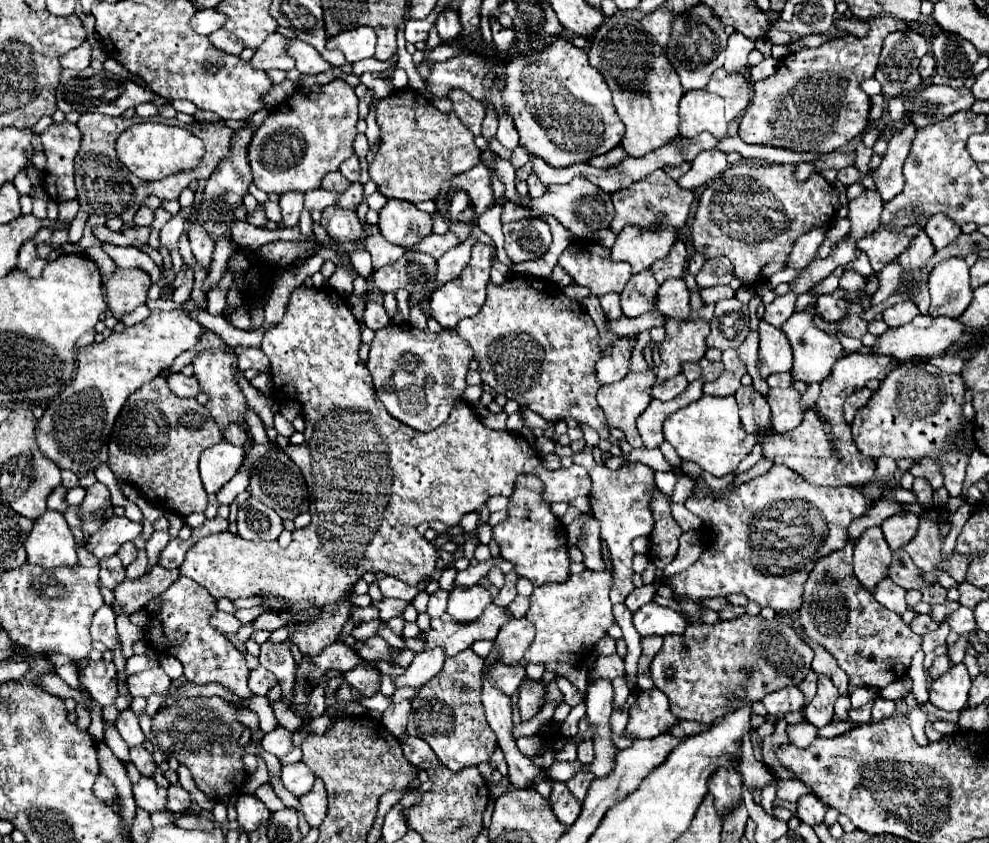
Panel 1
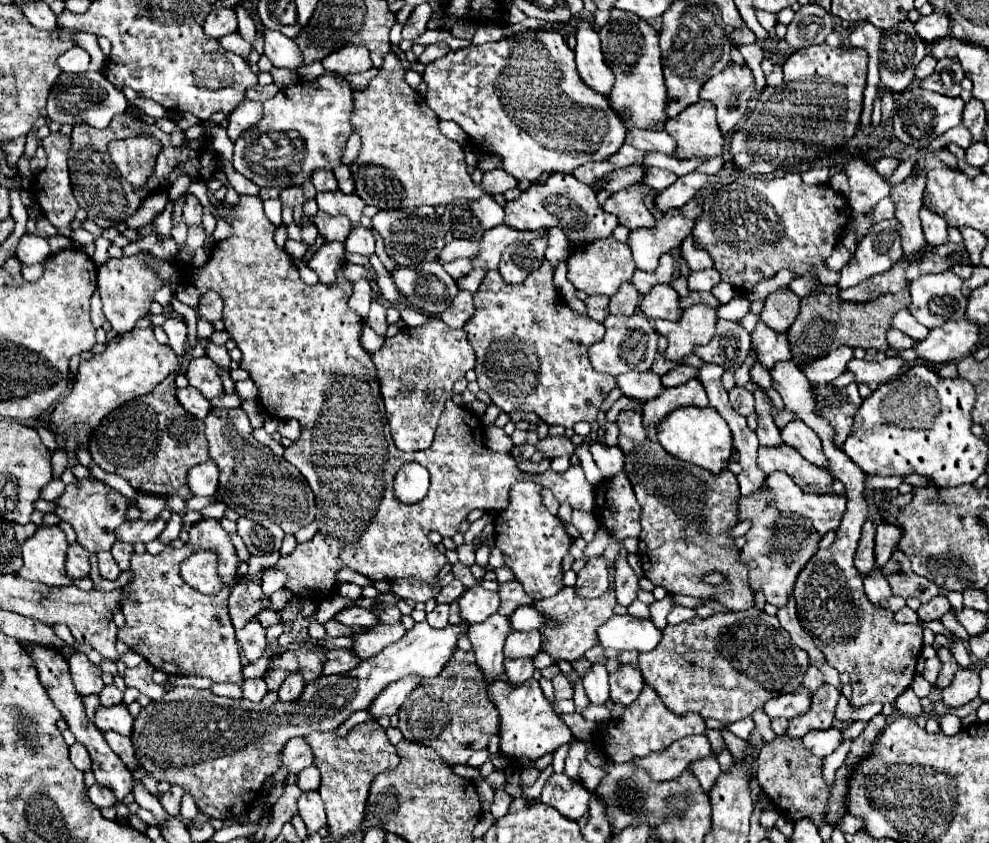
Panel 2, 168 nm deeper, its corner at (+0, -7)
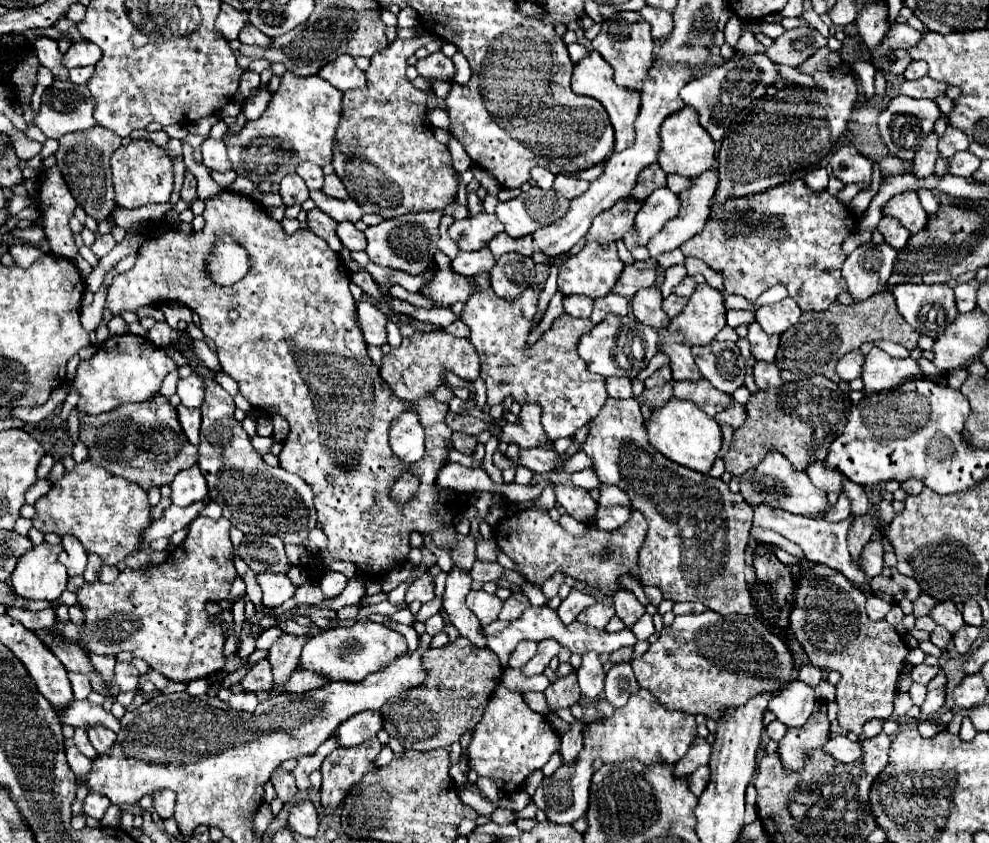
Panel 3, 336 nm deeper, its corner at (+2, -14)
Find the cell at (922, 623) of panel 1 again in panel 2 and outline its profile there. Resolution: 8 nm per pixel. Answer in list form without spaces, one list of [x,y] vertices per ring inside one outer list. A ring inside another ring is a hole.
[[[902,607],[900,611],[896,611],[896,613],[894,613],[894,619],[896,619],[898,623],[914,623],[914,625],[918,625],[918,615],[916,615],[916,611],[912,611],[910,607]]]

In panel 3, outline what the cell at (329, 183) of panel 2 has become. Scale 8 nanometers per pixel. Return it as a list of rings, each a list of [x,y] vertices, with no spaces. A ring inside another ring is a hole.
[[[304,162],[304,166],[300,166],[300,170],[296,170],[296,174],[300,174],[304,178],[304,182],[306,182],[306,186],[310,190],[322,190],[322,186],[324,186],[324,172],[322,172],[320,166]]]

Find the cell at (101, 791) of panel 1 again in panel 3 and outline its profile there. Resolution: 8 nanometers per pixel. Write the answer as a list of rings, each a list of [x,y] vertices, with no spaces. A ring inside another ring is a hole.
[[[90,792],[84,800],[84,812],[96,820],[100,820],[104,816],[108,806],[110,806],[108,798],[104,798],[104,794],[98,794],[98,792]]]

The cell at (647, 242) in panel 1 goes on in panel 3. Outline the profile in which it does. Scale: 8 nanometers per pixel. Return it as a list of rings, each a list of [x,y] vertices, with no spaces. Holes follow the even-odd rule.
[[[706,170],[704,174],[692,178],[692,188],[680,194],[684,202],[680,214],[668,220],[664,228],[656,236],[652,236],[646,246],[652,260],[656,260],[664,252],[676,250],[688,238],[692,238],[704,228],[716,188],[718,188],[718,174],[714,170]]]

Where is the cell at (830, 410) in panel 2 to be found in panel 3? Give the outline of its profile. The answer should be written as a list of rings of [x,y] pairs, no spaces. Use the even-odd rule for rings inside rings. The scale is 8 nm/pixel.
[[[826,376],[784,382],[784,386],[776,390],[760,390],[752,394],[746,404],[748,418],[744,426],[734,430],[730,450],[724,456],[726,472],[734,476],[744,474],[748,468],[758,466],[770,448],[782,452],[796,470],[804,470],[810,462],[824,460],[834,438],[844,432],[850,408],[852,402],[848,392]]]

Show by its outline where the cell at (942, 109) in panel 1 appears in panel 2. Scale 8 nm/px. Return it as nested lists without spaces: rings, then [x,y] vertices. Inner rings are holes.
[[[912,85],[906,91],[902,91],[902,95],[896,95],[896,103],[892,111],[892,131],[896,139],[904,145],[926,147],[932,139],[936,139],[938,135],[962,123],[962,109],[964,109],[964,101],[960,97],[952,99],[952,97],[946,97],[934,91],[924,91]]]

